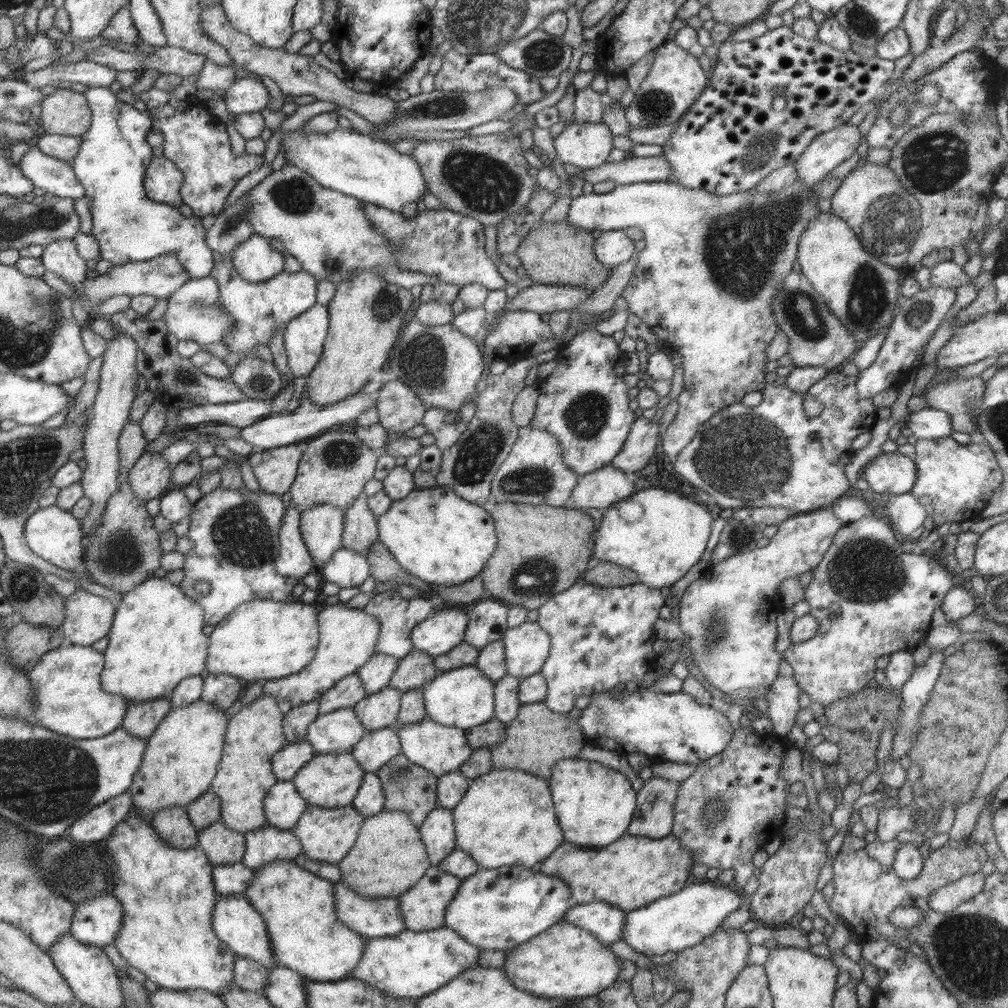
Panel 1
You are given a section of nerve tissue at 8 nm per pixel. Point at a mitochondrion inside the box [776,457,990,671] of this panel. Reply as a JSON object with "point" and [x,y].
{"point":[861,571]}

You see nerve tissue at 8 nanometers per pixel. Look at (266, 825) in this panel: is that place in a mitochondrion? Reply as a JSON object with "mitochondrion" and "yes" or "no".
{"mitochondrion":"no"}

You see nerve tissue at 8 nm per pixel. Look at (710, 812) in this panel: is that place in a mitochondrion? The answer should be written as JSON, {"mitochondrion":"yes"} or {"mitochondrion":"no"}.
{"mitochondrion":"yes"}

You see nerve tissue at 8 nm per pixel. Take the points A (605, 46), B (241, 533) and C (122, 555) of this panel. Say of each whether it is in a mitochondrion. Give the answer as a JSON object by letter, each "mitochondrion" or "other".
{"A":"other","B":"mitochondrion","C":"mitochondrion"}

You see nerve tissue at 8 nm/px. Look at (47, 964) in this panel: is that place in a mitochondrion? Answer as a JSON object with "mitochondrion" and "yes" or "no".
{"mitochondrion":"no"}

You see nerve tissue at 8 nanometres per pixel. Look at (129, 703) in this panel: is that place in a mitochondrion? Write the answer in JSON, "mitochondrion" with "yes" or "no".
{"mitochondrion":"no"}

